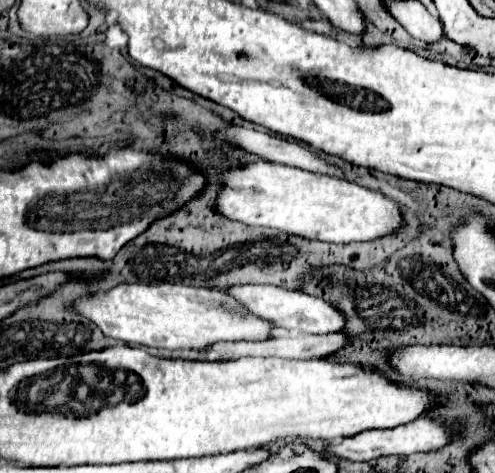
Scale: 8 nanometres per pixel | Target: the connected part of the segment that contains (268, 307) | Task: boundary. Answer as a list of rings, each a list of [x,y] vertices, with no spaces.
[[[242,285],[242,287],[232,287],[226,293],[232,295],[236,301],[240,301],[244,307],[248,307],[254,315],[274,321],[276,327],[288,331],[318,335],[318,333],[336,333],[346,327],[346,315],[342,311],[336,311],[332,303],[324,303],[324,299],[312,297],[302,291],[292,291],[276,285]]]

